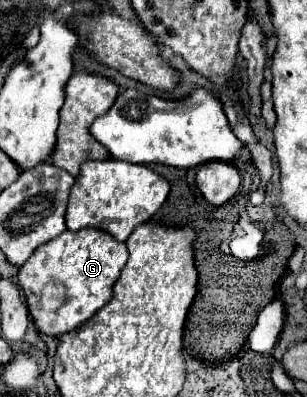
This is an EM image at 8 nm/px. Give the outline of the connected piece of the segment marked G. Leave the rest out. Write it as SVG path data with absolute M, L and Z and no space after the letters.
M101 229L65 231L53 241L37 247L17 275L37 331L49 337L61 337L91 319L111 301L113 285L127 259L129 253L125 243Z

